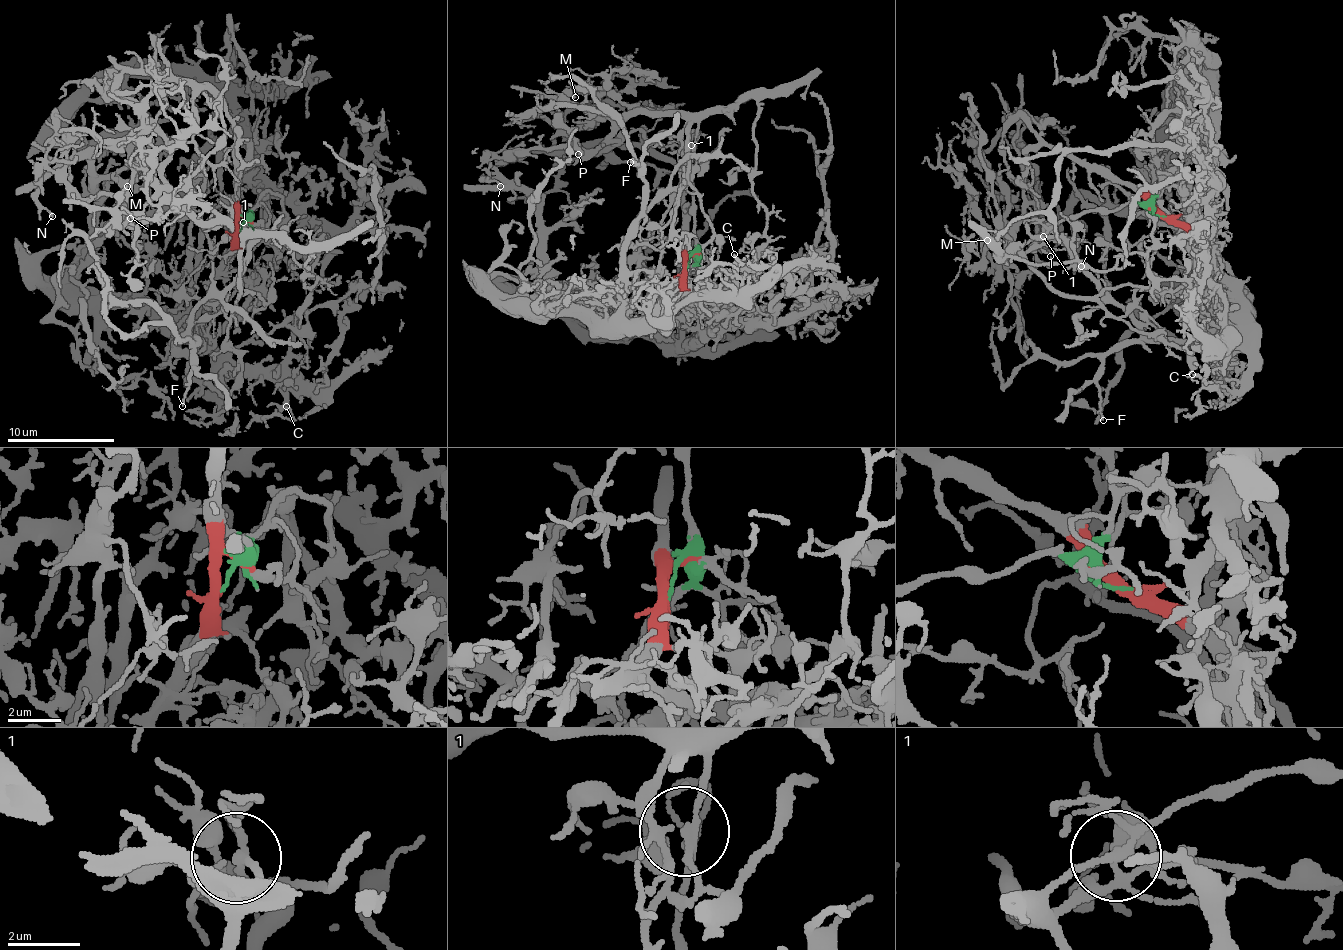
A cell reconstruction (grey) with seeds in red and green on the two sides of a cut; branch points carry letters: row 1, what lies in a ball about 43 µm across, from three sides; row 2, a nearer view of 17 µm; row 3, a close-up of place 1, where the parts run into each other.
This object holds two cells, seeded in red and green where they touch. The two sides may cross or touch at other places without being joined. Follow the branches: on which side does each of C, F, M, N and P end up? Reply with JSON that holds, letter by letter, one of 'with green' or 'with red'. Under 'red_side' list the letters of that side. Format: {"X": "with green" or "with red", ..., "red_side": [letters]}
{"C": "with red", "F": "with red", "M": "with green", "N": "with red", "P": "with green", "red_side": ["C", "F", "N"]}

